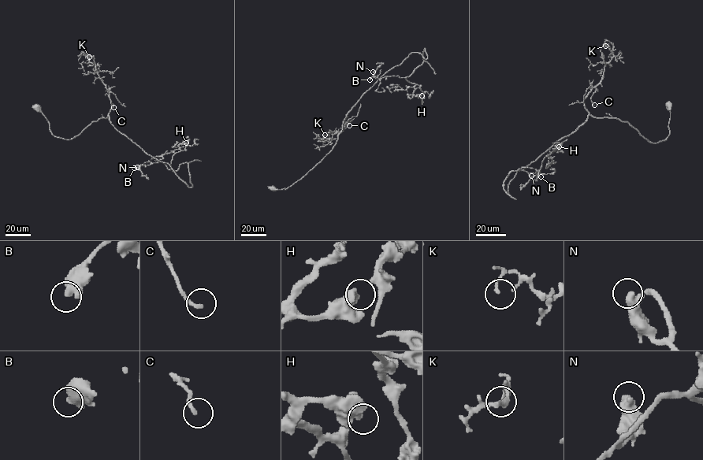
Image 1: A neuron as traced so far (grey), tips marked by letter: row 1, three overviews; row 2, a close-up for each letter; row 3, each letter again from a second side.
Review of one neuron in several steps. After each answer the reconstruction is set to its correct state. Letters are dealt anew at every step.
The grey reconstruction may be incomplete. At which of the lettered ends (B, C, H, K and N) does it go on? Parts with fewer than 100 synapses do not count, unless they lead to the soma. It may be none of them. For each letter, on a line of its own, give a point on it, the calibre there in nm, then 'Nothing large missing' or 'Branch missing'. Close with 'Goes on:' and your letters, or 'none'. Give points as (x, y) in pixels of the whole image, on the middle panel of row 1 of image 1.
B: Place: (370, 79). Thickness 500 nm. Nothing large missing
C: Place: (349, 125). Thickness 180 nm. Nothing large missing
H: Place: (422, 95). Thickness 550 nm. Nothing large missing
K: Place: (325, 135). Thickness 120 nm. Nothing large missing
N: Place: (373, 72). Thickness 500 nm. Nothing large missing
Goes on: none

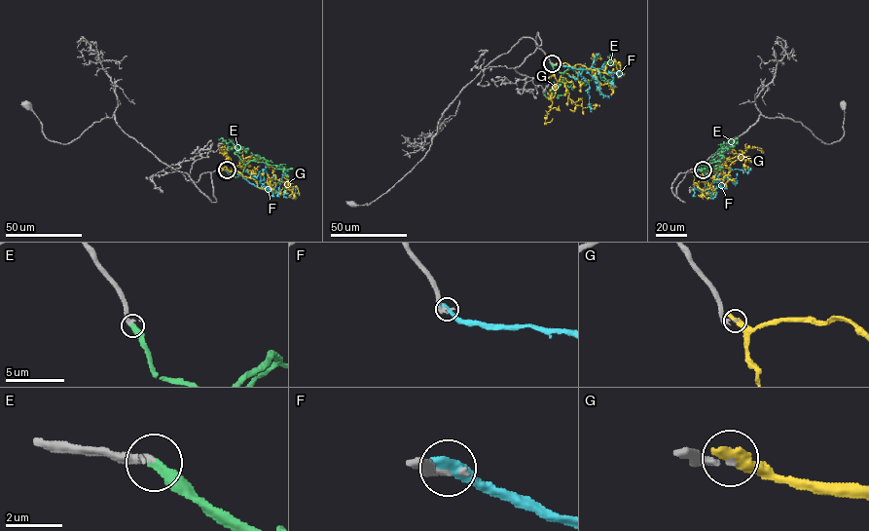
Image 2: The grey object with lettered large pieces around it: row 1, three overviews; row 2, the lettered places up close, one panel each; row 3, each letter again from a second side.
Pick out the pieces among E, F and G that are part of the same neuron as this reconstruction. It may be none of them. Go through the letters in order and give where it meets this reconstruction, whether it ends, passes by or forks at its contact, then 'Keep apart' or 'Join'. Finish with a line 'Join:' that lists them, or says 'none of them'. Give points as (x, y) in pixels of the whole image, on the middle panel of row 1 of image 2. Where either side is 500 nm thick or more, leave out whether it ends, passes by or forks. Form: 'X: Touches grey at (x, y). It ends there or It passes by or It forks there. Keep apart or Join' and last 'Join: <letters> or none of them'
E: Touches grey at (551, 63). It ends there. Join
F: Touches grey at (551, 63). It ends there. Keep apart
G: Touches grey at (552, 63). It ends there. Keep apart
Join: E

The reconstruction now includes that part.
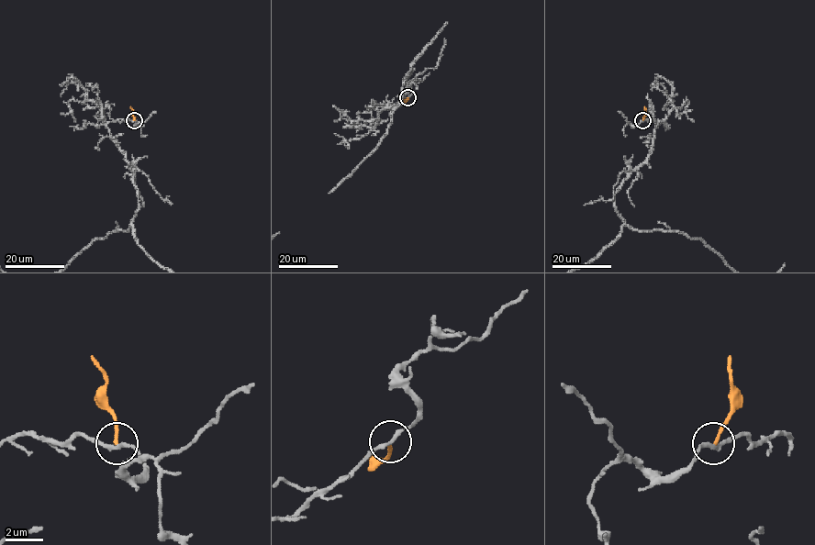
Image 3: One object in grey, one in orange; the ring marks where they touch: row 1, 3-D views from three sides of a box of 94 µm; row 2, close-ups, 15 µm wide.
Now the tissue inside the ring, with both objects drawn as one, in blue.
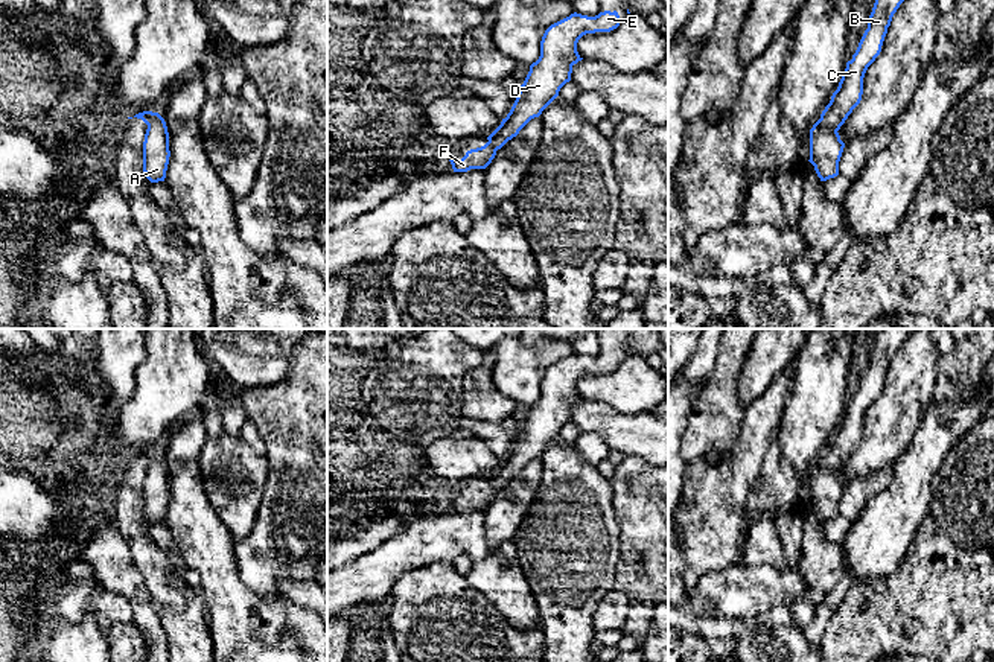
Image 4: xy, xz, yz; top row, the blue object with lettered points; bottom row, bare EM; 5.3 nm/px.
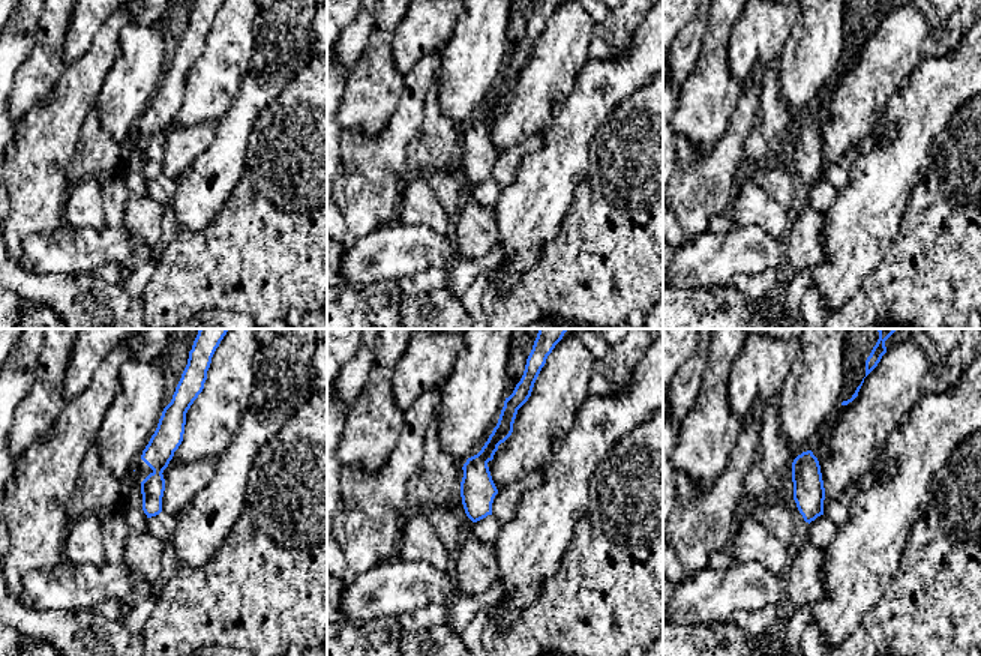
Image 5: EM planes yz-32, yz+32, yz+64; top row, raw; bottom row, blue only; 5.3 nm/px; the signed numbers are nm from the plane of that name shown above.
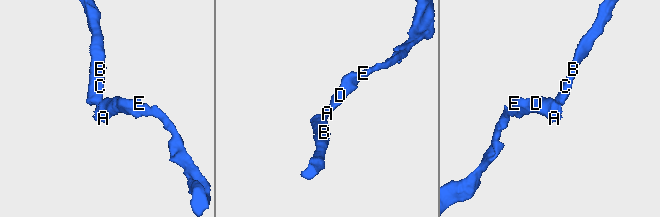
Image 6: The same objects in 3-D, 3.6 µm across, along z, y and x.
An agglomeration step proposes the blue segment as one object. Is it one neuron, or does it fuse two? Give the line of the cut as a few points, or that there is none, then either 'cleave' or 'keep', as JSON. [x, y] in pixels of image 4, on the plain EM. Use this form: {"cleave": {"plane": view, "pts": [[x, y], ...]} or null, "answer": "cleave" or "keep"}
{"cleave": {"plane": "yz", "pts": [[819, 460], [836, 472]]}, "answer": "cleave"}

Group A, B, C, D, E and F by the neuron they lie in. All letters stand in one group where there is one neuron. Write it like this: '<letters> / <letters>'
A D E / B C F

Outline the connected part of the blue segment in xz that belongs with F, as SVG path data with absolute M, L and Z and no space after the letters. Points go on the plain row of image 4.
M487 482L484 487L470 490L466 496L458 499L451 499L454 513L467 513L470 510L486 510L496 496L496 490Z

